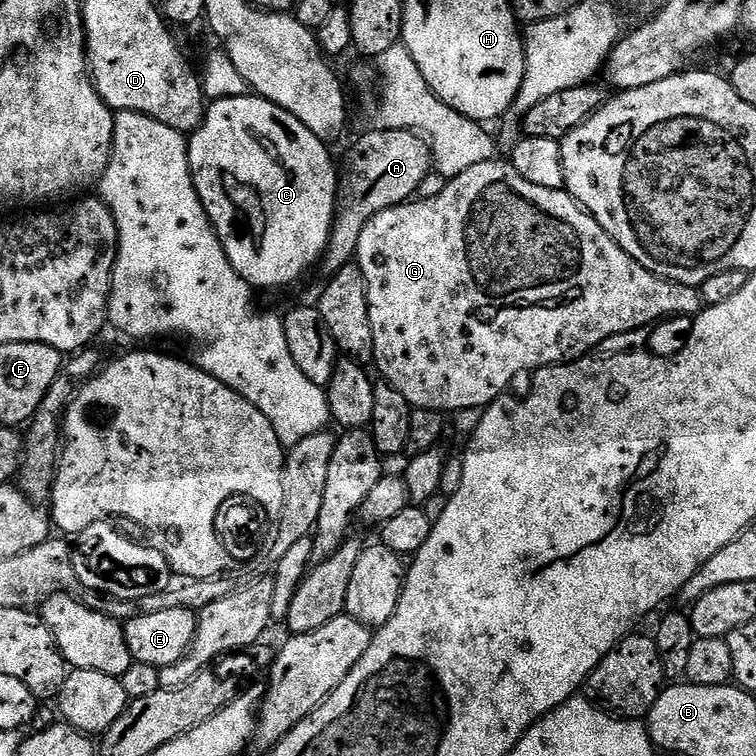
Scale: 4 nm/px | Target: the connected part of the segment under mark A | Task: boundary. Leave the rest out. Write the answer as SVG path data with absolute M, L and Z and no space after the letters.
M371 130L348 152L344 160L344 168L339 169L338 183L336 186L336 213L332 219L332 233L328 235L328 247L322 257L322 265L328 274L335 274L342 268L347 268L353 263L358 242L362 238L362 230L371 220L389 210L396 210L403 200L411 201L420 183L424 180L428 168L430 172L430 149L421 137L412 132L386 132Z

